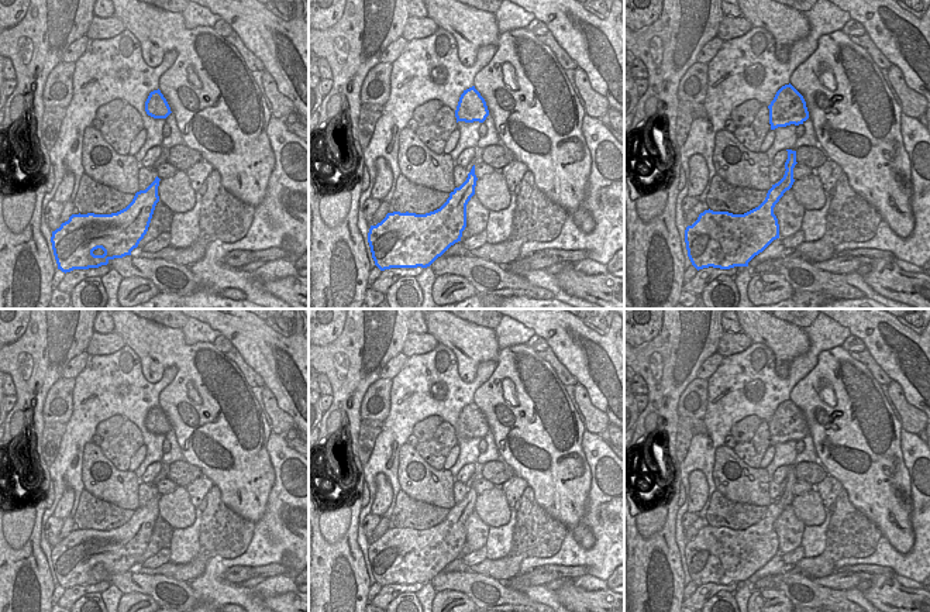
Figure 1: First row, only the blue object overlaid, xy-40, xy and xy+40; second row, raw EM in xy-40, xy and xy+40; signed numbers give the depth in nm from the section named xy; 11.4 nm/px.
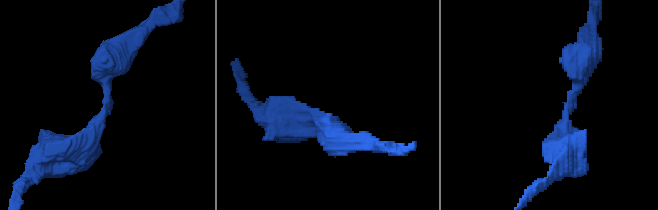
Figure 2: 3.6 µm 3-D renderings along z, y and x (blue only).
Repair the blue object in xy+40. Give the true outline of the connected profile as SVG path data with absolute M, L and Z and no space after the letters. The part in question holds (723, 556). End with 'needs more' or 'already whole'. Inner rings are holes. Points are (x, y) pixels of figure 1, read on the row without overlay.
M786 465L783 494L772 501L765 516L744 530L705 526L685 546L688 573L699 587L703 584L730 585L748 578L779 554L774 523L795 498L796 467Z | already whole

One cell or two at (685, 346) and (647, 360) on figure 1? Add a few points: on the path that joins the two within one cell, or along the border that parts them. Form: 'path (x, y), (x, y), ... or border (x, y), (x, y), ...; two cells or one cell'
path (675, 354), (670, 360), (657, 360); one cell

